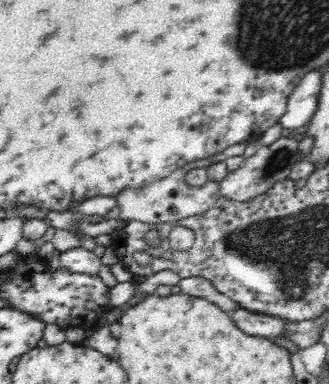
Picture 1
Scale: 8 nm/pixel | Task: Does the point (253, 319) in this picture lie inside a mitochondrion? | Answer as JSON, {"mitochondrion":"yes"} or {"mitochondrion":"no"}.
{"mitochondrion":"no"}

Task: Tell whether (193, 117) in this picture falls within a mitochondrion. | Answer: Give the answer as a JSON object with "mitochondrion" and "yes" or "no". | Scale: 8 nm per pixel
{"mitochondrion":"no"}

